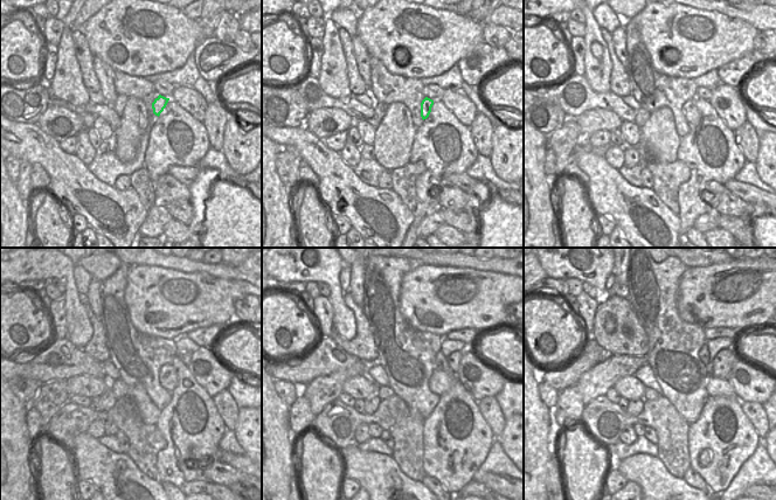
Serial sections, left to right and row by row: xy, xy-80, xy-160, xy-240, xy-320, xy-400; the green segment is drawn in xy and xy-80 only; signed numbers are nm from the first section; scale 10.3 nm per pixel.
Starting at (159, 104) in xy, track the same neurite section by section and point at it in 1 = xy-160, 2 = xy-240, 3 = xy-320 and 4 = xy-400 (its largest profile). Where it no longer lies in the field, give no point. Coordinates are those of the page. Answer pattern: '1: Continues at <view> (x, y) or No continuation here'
1: Continues at xy-160 (690, 110)
2: Continues at xy-240 (167, 375)
3: Continues at xy-320 (440, 382)
4: Continues at xy-400 (716, 387).

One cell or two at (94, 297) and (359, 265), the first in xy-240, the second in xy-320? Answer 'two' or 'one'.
one

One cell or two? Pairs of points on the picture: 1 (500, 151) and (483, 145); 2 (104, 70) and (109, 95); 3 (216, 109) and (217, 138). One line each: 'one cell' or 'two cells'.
1: two cells
2: one cell
3: one cell

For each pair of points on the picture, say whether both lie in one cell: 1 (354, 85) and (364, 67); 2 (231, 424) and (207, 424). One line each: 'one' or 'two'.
1: two
2: two

